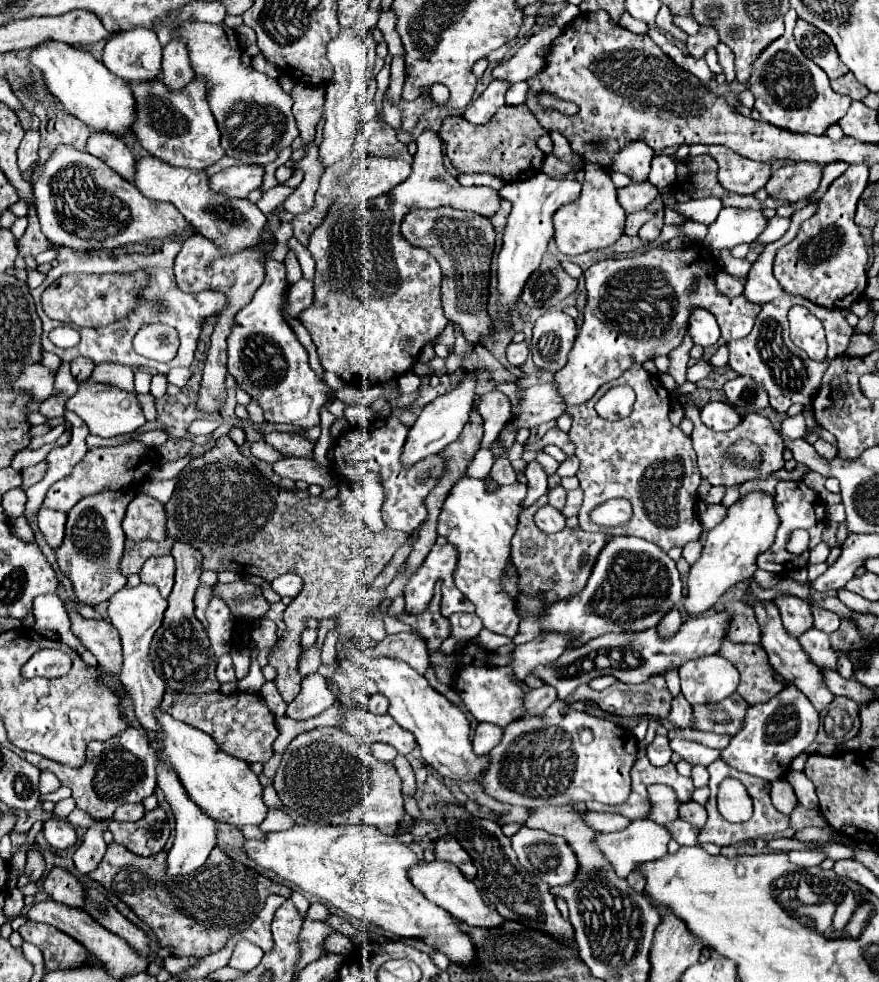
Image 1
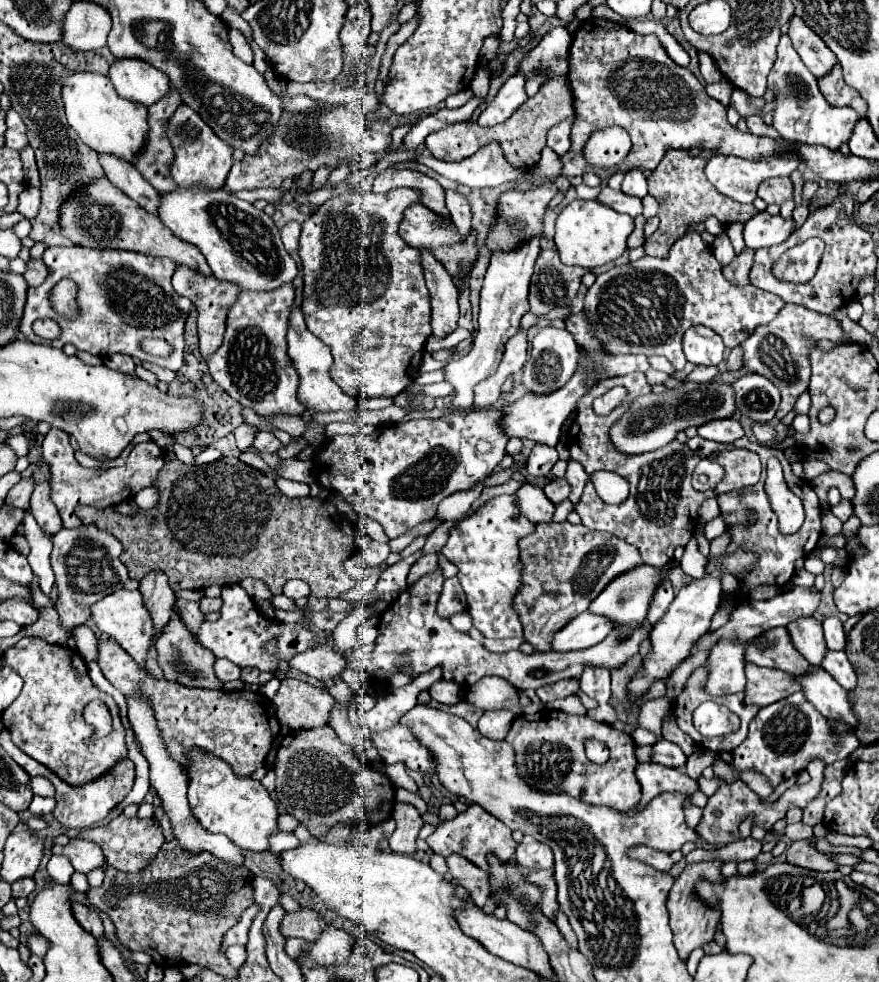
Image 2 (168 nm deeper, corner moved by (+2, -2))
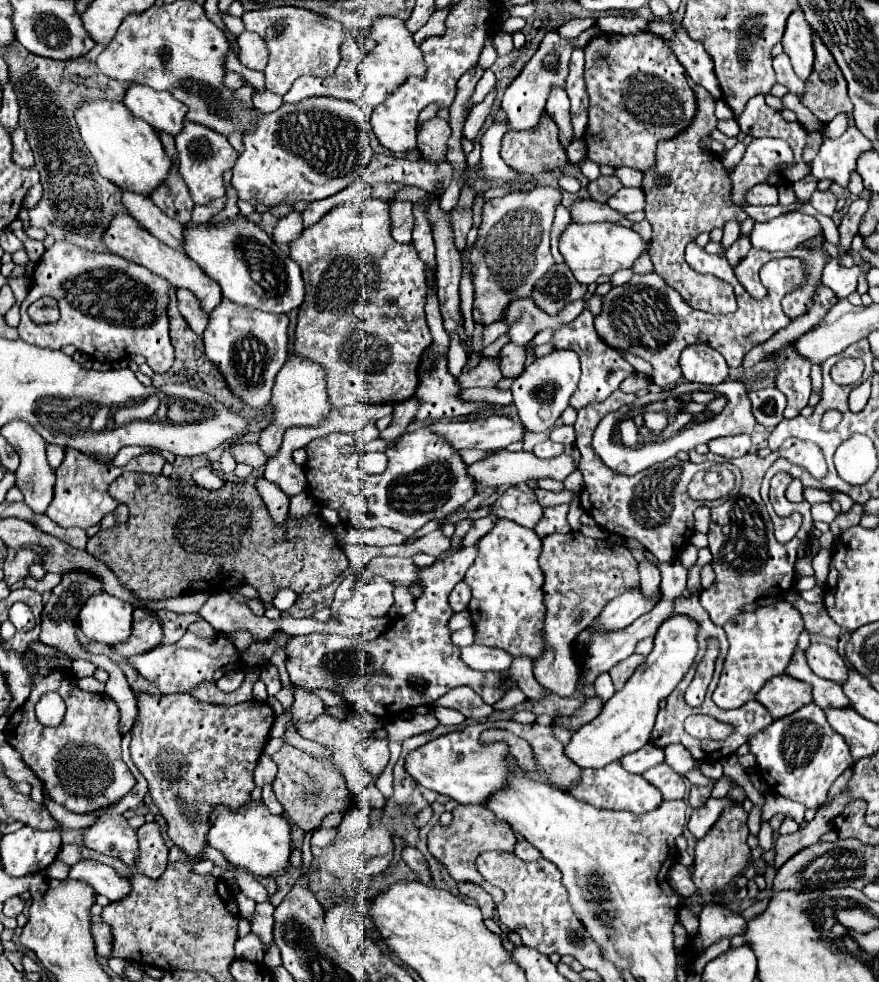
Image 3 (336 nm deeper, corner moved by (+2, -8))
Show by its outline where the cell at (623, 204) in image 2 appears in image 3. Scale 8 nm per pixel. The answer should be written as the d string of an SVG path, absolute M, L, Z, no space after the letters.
M583 198L583 200L575 200L575 204L571 206L571 218L583 224L585 222L621 222L625 214L613 210L609 204Z

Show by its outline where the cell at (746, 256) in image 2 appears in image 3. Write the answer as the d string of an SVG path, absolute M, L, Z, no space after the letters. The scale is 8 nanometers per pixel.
M741 236L737 242L733 242L733 246L725 254L725 258L731 264L731 268L735 268L743 260L743 256L747 256L749 250L751 250L751 242L747 240L747 236Z

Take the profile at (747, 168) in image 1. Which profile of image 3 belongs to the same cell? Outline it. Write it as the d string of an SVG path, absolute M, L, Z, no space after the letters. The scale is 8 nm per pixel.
M753 138L745 150L745 156L737 166L727 172L731 180L731 202L745 208L745 194L761 182L767 182L769 176L781 174L785 168L795 164L795 154L791 146L779 138Z

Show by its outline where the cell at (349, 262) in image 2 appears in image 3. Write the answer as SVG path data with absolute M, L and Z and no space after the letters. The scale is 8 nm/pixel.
M369 198L369 200L365 200L365 202L361 202L361 204L353 204L353 202L347 202L347 204L341 204L341 206L335 206L333 210L329 210L317 224L313 224L313 226L309 226L309 228L305 228L303 230L303 236L299 236L297 240L293 240L293 260L301 266L301 272L303 272L303 282L305 282L305 300L303 300L303 304L299 306L299 322L297 322L297 330L295 330L295 354L303 354L303 356L307 356L307 358L311 358L311 360L315 360L315 362L319 362L319 364L323 364L325 368L329 368L329 372L327 372L327 384L329 384L329 396L331 396L331 406L333 408L343 408L343 406L349 406L349 404L355 404L355 402L367 402L367 404L397 404L397 402L403 402L403 400L409 400L413 394L415 394L415 390L417 390L417 384L419 384L419 374L417 374L417 370L419 370L419 362L421 362L421 356L423 356L423 352L425 352L425 348L433 342L433 338L431 338L431 332L429 332L429 326L427 326L427 320L425 320L425 296L427 296L427 284L425 284L425 272L423 272L423 262L419 260L419 256L417 256L417 252L415 252L415 248L413 246L403 246L403 244L399 244L399 242L395 242L393 240L393 236L391 236L391 216L389 216L389 202L387 200L379 200L379 198Z

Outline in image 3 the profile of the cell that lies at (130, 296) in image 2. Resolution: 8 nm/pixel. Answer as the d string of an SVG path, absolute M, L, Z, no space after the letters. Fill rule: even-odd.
M55 242L35 266L29 294L21 304L21 322L17 326L19 338L49 350L61 350L63 346L73 344L79 352L87 356L93 354L95 360L107 362L119 362L131 354L141 354L157 374L165 374L175 362L167 316L171 290L173 286L165 278L121 256L87 252L67 242ZM41 296L57 300L61 310L57 322L35 324L27 316L29 304Z

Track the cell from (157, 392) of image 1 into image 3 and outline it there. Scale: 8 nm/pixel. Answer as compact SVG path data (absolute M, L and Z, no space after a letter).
M209 466L197 468L197 470L193 472L193 480L199 482L199 486L203 486L203 488L211 488L211 490L217 490L219 484L223 484L223 480L221 480L217 474L213 474L213 470L211 470Z

